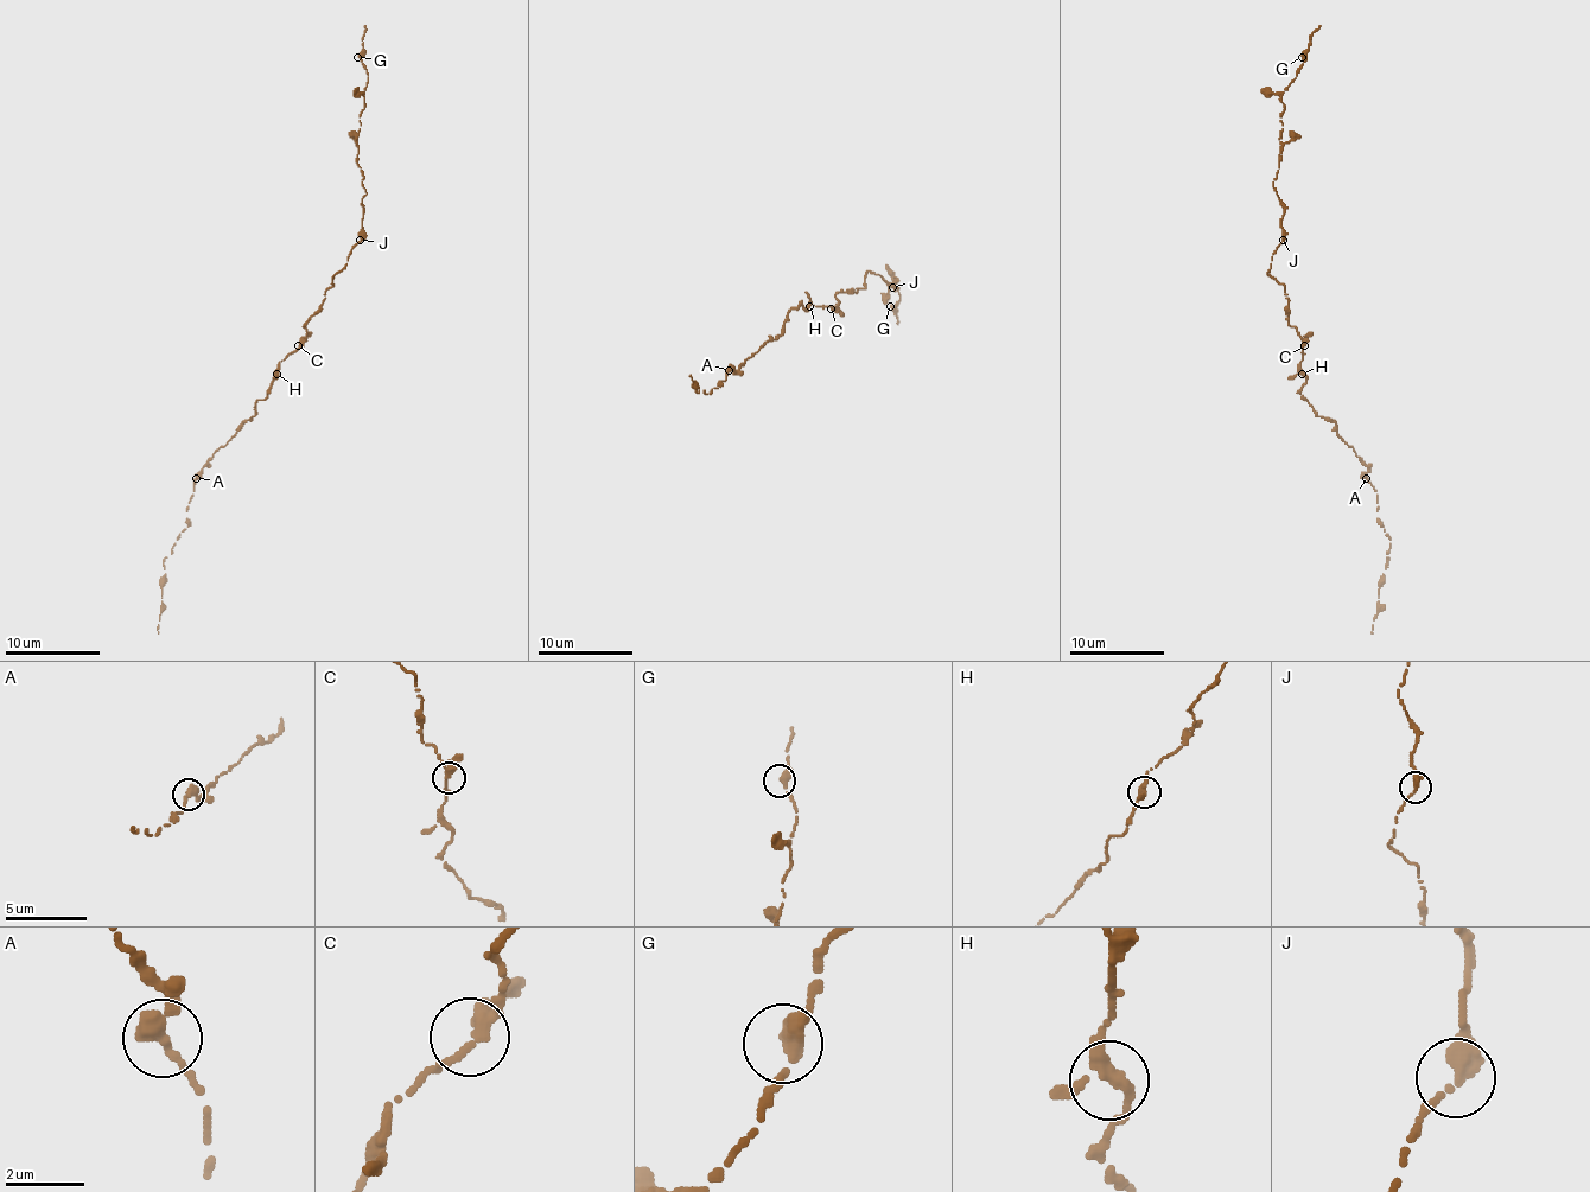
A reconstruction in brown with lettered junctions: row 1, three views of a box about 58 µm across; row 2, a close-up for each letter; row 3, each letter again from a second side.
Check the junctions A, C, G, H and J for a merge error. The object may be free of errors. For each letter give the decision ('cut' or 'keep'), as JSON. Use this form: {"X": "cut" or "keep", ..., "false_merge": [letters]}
{"A": "keep", "C": "keep", "G": "keep", "H": "keep", "J": "keep", "false_merge": []}

